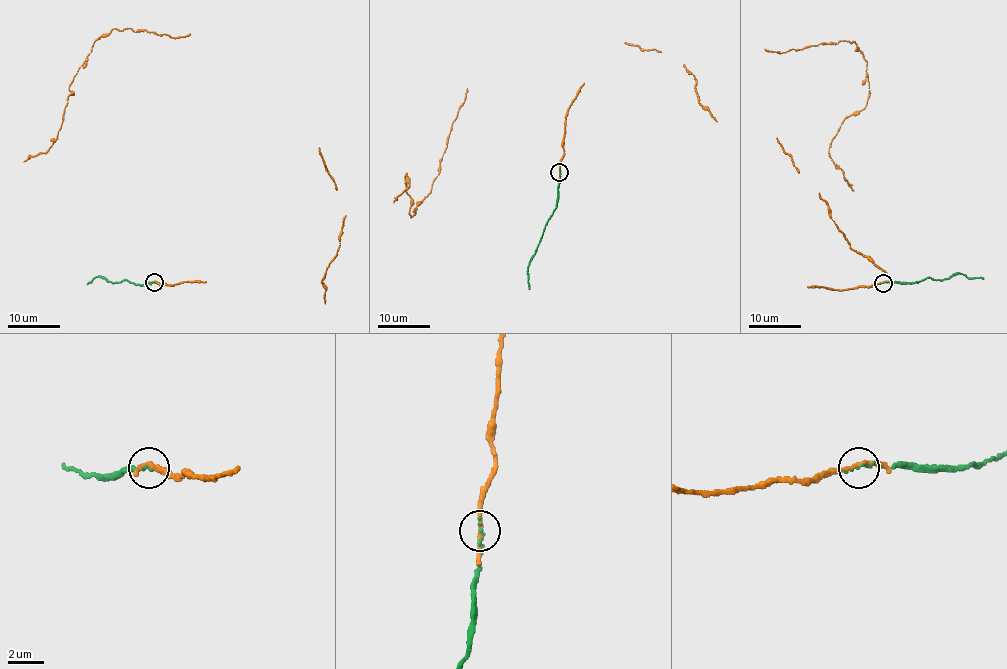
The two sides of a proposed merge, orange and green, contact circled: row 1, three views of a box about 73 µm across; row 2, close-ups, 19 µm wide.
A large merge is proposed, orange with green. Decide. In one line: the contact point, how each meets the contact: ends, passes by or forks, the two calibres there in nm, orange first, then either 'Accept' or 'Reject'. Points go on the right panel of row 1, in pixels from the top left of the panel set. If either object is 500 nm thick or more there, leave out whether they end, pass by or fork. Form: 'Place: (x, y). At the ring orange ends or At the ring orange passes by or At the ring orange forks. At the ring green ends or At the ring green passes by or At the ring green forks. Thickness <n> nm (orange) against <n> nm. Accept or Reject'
Place: (883, 283). At the ring orange passes by. At the ring green ends. Thickness 240 nm (orange) against 160 nm. Accept

